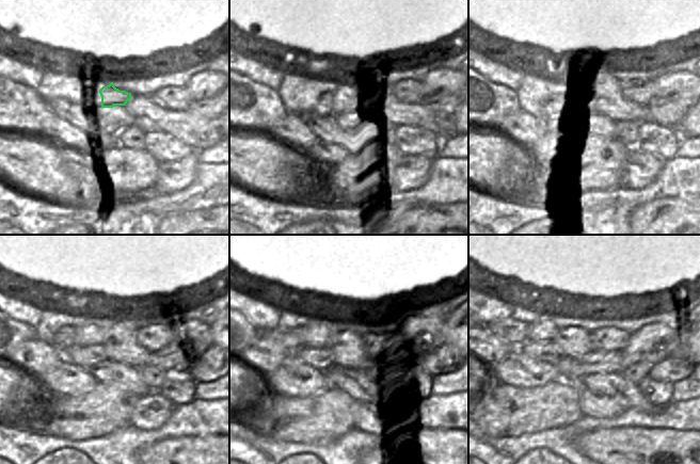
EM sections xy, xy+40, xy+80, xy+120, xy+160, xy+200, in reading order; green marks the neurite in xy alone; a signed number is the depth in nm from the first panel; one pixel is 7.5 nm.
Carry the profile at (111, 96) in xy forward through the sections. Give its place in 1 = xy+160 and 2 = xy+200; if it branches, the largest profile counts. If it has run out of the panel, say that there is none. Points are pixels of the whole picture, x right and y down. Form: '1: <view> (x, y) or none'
1: xy+160 (316, 336)
2: xy+200 (542, 330)

